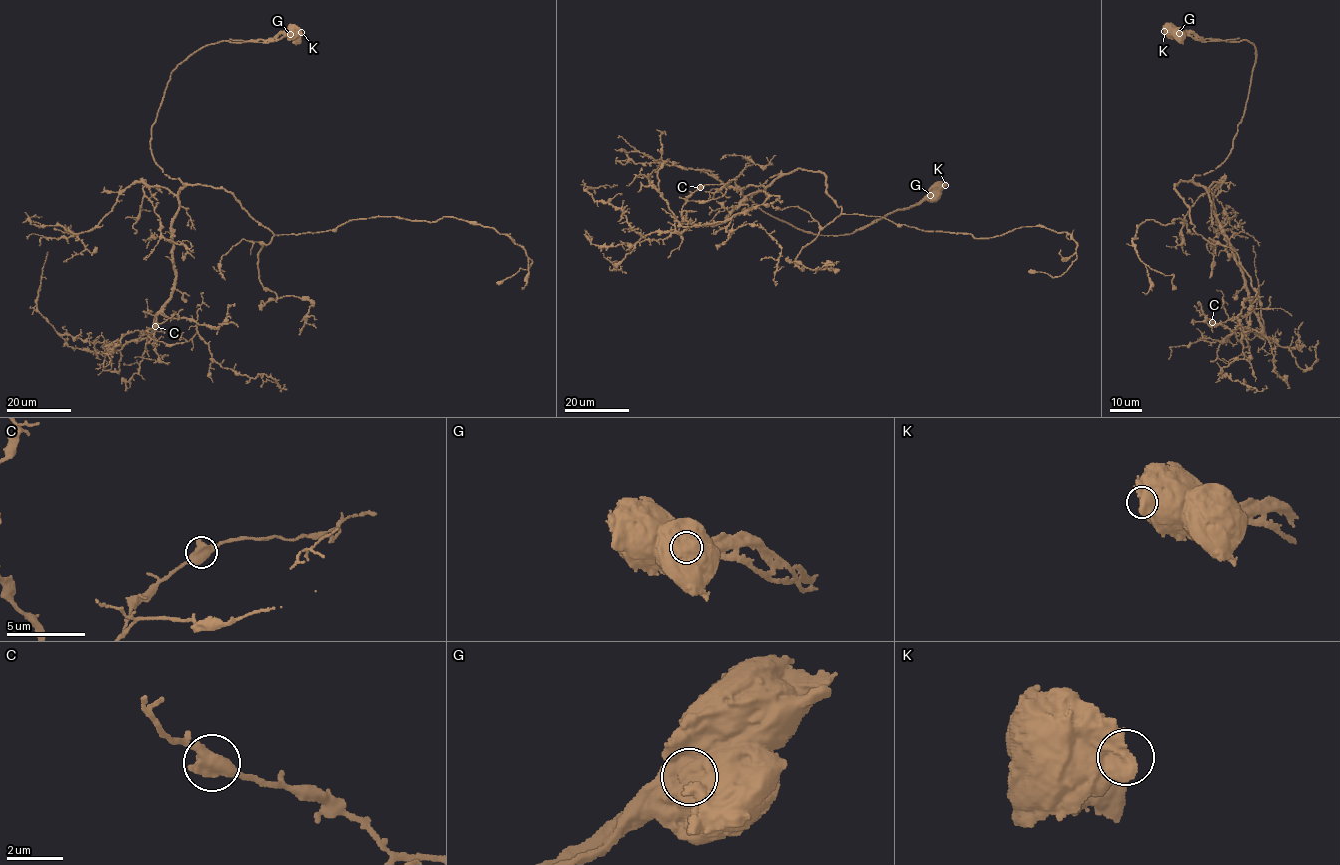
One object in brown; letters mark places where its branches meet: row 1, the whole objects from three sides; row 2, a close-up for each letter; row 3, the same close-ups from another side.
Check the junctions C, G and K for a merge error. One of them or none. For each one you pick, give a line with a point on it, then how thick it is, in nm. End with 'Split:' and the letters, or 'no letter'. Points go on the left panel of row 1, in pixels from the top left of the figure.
G: place (290, 34); calibre 1000 nm
Split: G

